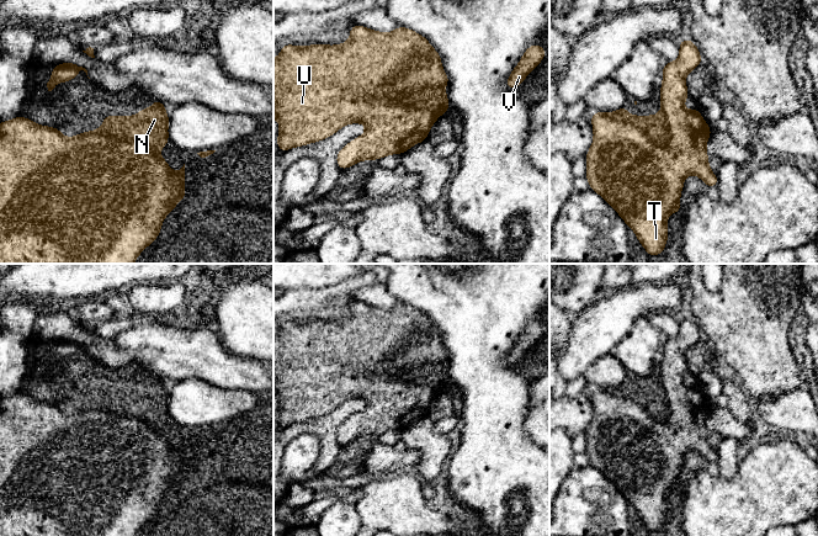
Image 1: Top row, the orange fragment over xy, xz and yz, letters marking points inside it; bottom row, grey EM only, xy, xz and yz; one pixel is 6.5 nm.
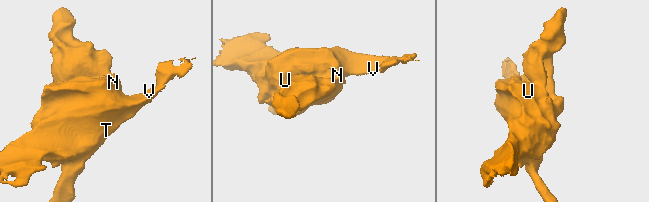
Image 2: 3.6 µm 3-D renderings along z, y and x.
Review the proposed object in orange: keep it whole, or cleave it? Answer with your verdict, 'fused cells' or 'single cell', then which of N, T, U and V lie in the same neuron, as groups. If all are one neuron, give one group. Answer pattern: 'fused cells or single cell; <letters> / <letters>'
fused cells; N / T U V

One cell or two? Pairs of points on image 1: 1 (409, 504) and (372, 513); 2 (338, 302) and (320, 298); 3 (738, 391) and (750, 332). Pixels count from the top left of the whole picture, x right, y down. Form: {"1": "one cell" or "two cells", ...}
{"1": "one cell", "2": "one cell", "3": "two cells"}

